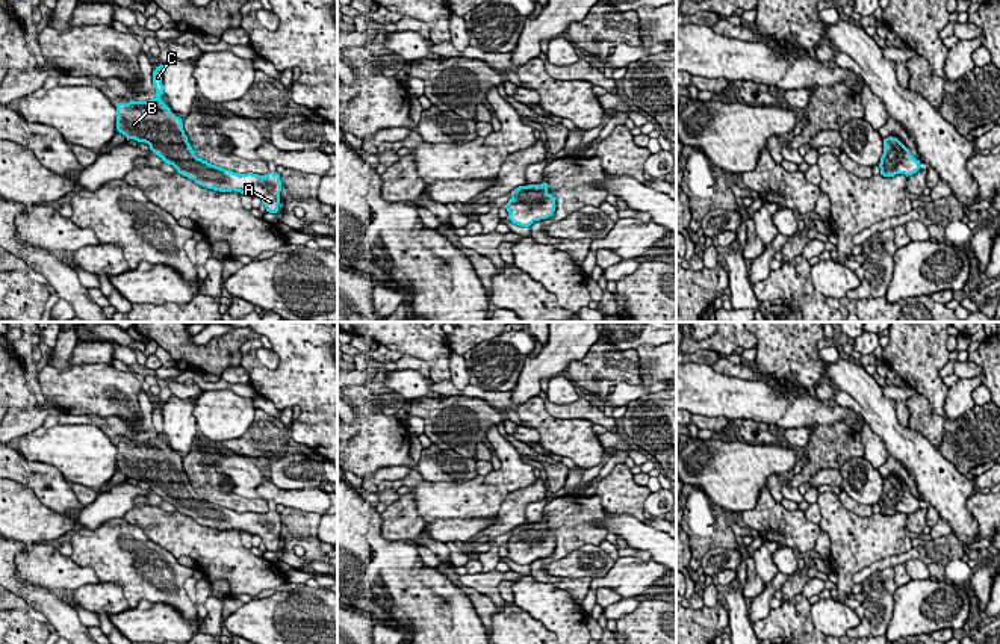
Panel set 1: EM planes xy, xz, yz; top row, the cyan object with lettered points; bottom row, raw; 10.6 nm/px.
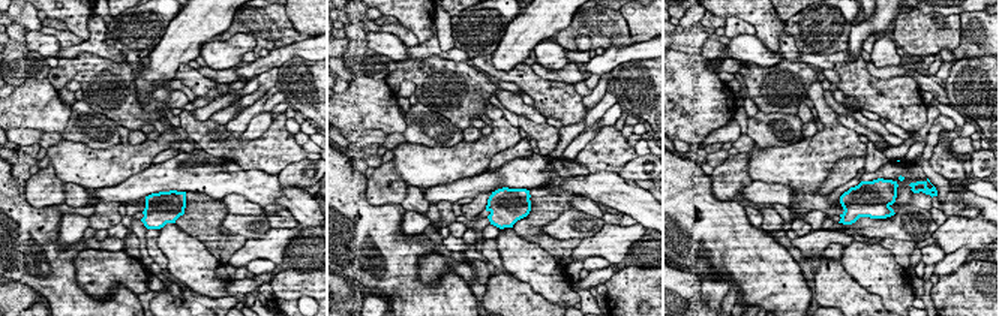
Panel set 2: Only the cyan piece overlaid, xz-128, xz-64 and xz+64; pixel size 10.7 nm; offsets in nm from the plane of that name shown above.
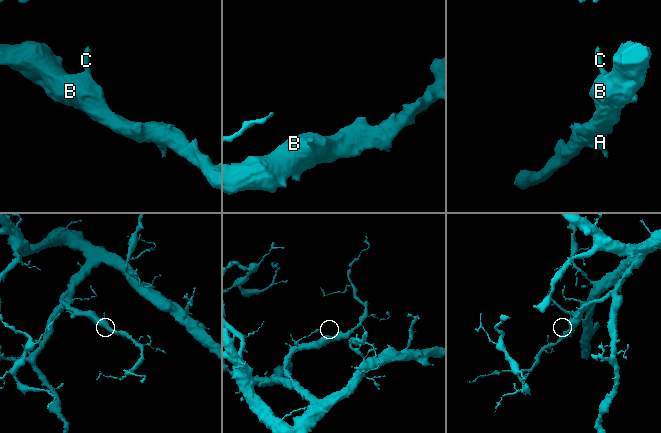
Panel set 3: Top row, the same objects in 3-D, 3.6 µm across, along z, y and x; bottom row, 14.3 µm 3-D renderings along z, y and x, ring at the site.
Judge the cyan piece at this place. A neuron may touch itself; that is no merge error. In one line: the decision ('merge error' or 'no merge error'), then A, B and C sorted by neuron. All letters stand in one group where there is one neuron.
no merge error | A B C

